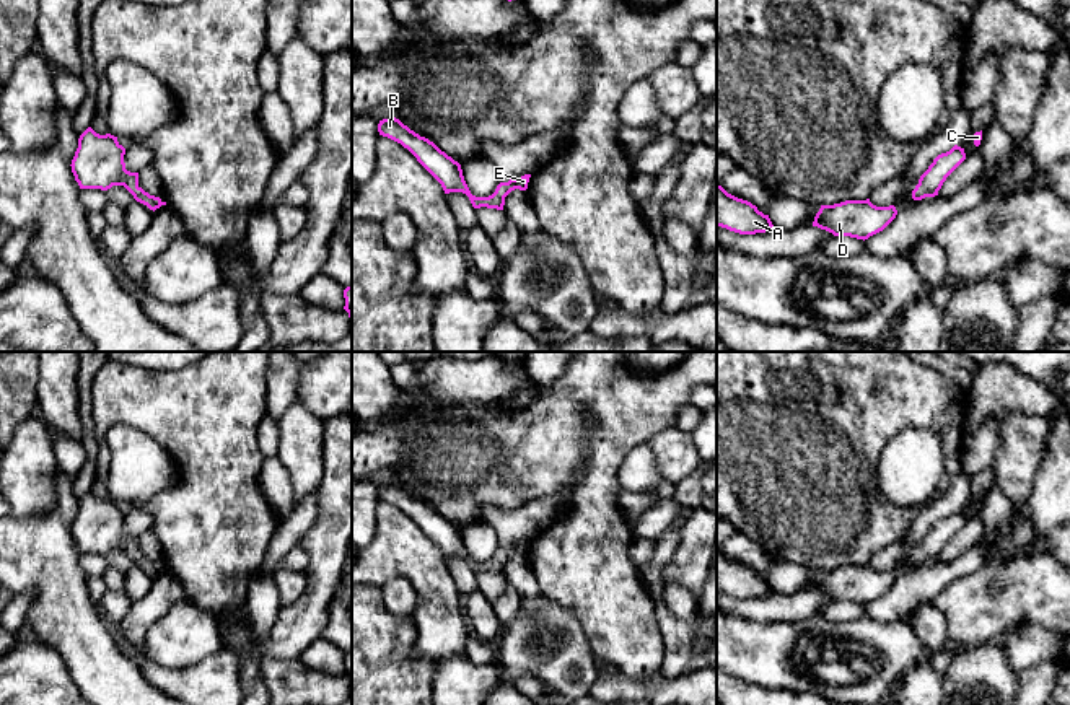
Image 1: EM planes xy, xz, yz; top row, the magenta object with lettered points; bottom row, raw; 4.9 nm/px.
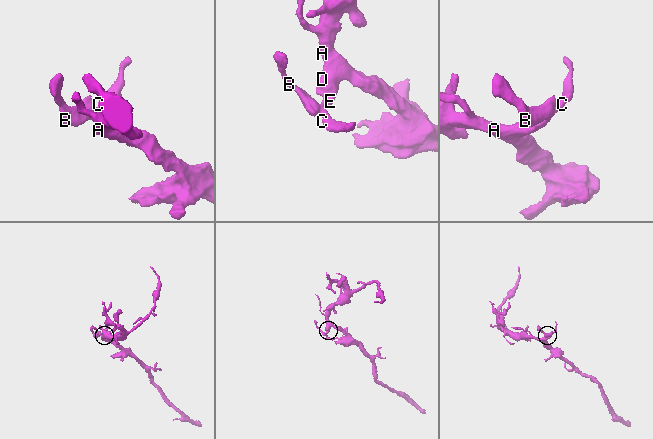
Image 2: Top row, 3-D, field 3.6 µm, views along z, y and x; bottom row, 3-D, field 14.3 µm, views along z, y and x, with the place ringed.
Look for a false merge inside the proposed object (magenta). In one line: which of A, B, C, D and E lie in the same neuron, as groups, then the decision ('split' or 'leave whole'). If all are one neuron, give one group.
A B C D E; leave whole

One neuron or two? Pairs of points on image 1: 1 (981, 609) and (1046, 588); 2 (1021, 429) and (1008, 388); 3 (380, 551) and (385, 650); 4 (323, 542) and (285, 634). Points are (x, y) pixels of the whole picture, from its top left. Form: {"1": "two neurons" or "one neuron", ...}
{"1": "one neuron", "2": "two neurons", "3": "two neurons", "4": "one neuron"}

